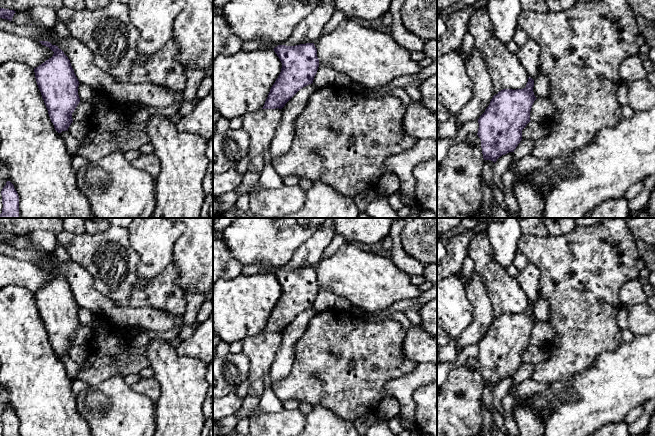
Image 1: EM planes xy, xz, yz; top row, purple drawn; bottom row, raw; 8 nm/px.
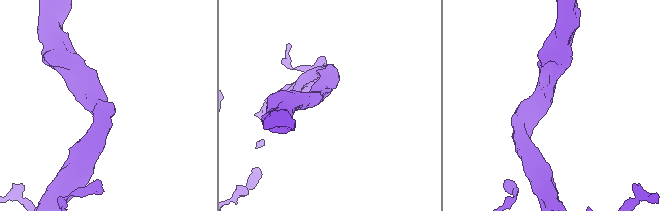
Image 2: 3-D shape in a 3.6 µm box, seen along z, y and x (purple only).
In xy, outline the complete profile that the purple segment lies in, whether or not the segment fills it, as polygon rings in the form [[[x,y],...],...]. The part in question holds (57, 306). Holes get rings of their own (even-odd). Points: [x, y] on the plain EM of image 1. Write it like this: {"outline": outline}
{"outline": [[[39,265],[42,269],[49,271],[53,276],[53,280],[44,287],[34,292],[35,302],[42,322],[48,334],[51,346],[58,357],[68,355],[69,350],[73,346],[72,337],[80,326],[78,319],[79,305],[71,290],[70,284],[64,276],[56,269],[52,269],[48,265]]]}

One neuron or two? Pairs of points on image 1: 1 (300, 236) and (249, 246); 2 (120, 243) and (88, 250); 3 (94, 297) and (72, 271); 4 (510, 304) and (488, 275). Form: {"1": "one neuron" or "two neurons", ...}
{"1": "one neuron", "2": "one neuron", "3": "one neuron", "4": "one neuron"}

